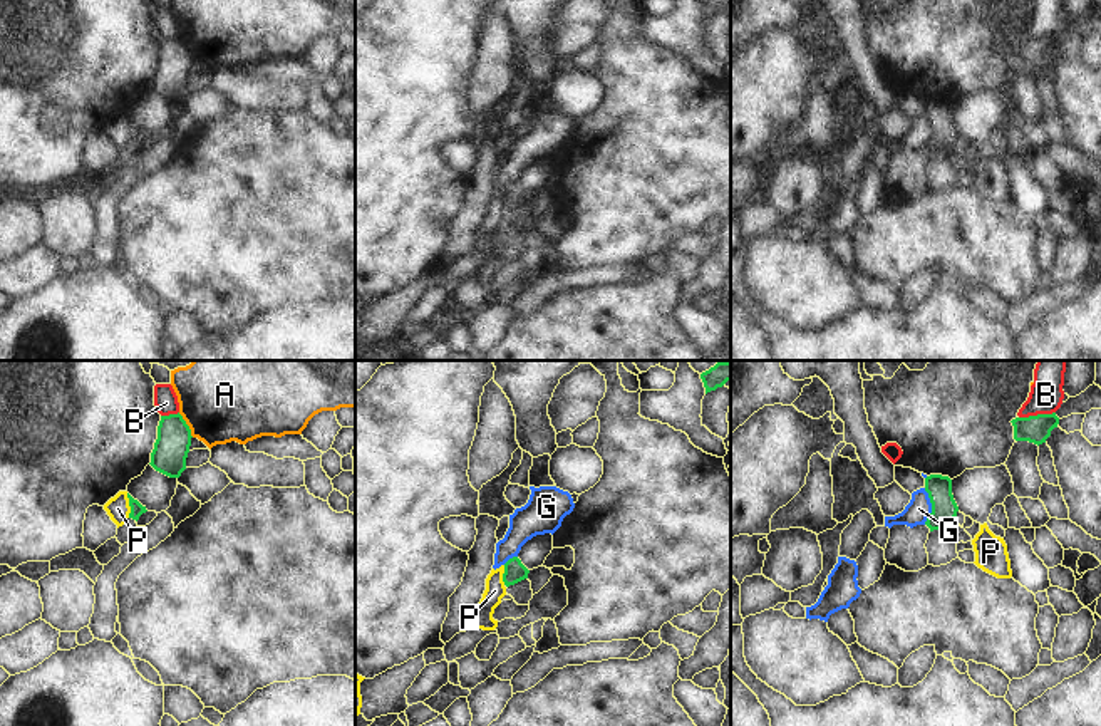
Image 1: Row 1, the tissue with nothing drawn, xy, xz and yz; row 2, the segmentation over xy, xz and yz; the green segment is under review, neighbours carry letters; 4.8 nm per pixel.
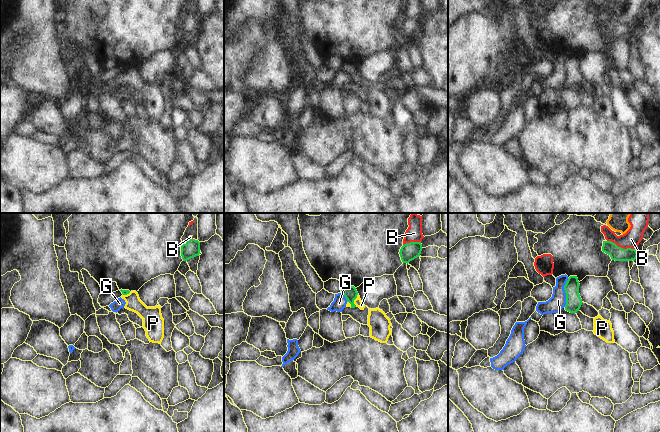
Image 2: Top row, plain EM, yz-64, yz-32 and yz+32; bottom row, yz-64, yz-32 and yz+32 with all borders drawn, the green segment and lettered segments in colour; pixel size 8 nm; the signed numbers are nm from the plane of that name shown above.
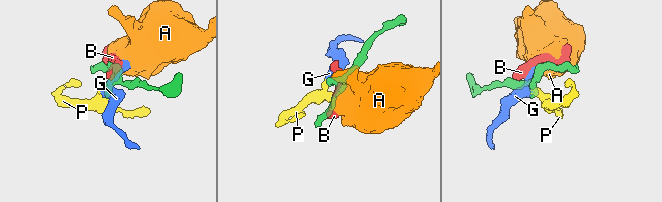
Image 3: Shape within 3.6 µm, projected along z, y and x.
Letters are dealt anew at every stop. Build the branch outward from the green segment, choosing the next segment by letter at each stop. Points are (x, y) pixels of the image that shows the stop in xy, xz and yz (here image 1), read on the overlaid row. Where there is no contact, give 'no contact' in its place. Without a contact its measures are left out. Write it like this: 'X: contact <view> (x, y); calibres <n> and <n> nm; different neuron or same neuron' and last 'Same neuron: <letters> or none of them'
A: contact xy (186, 425); calibres 170 and 460 nm; different neuron
B: contact yz (1038, 414); calibres 130 and 160 nm; different neuron
G: contact yz (932, 507); calibres 130 and 120 nm; different neuron
P: contact xy (129, 505); calibres 60 and 110 nm; different neuron
Same neuron: none of them

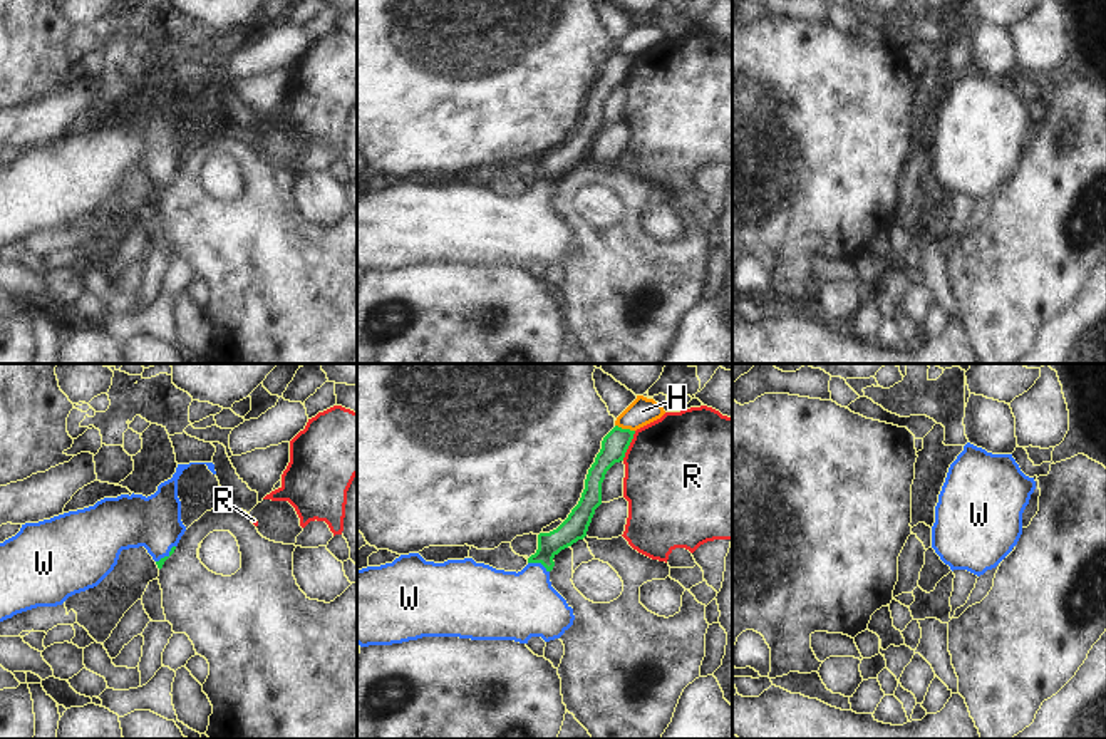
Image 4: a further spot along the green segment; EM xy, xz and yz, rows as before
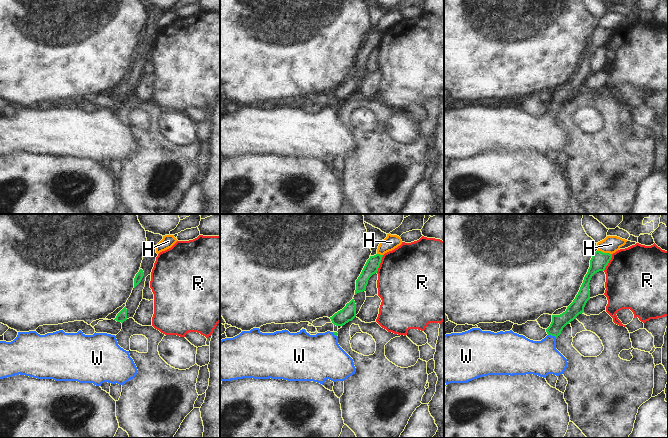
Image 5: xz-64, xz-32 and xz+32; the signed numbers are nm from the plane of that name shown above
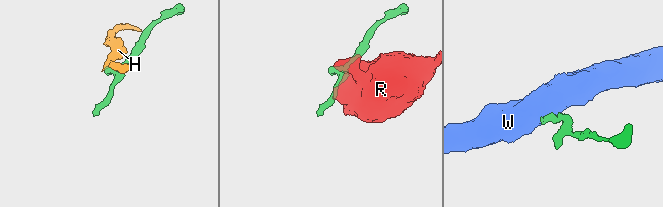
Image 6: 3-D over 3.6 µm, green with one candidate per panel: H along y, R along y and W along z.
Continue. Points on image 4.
H: contact xz (625, 429); calibres 130 and 140 nm; different neuron
R: contact xz (629, 444); calibres 130 and 480 nm; different neuron
W: contact xz (538, 562); calibres 120 and 320 nm; same neuron
Same neuron: W

